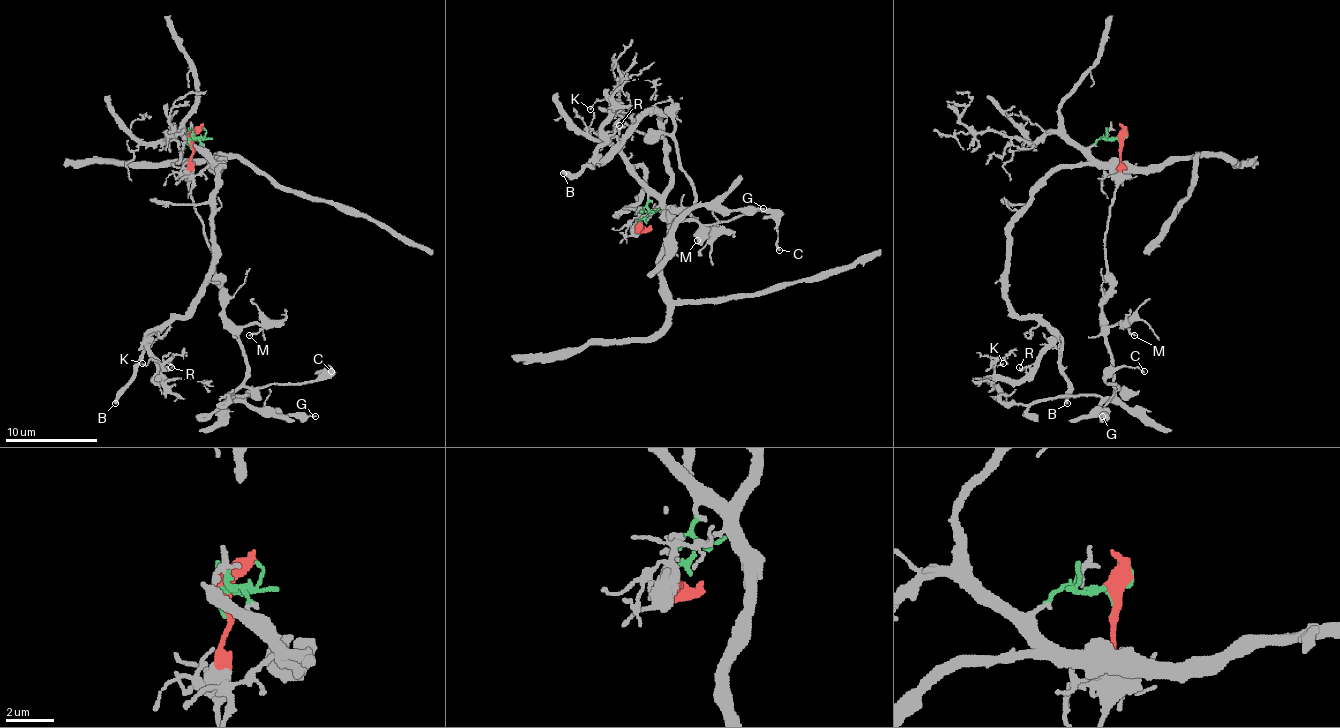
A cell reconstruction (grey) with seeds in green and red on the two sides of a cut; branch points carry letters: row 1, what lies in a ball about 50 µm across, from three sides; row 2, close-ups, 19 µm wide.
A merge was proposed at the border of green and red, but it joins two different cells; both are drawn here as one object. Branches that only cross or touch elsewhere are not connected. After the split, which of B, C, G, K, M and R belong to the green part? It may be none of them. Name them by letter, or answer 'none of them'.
B, K, R

